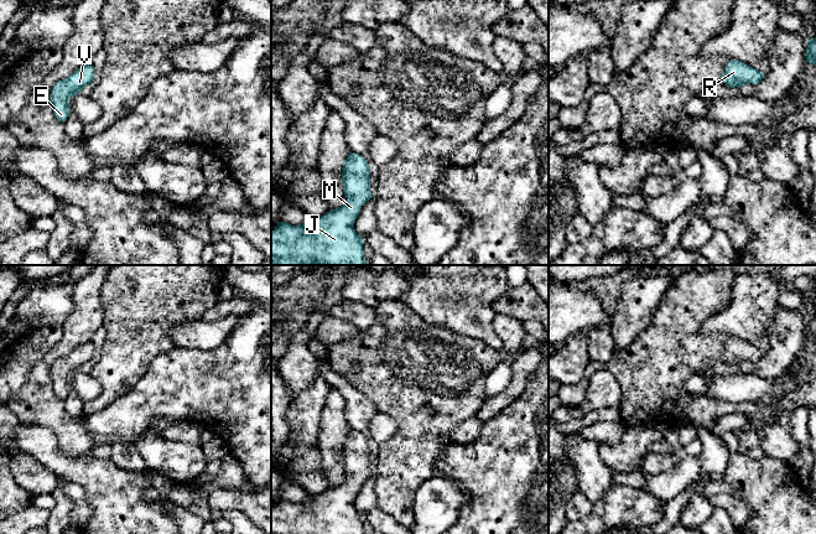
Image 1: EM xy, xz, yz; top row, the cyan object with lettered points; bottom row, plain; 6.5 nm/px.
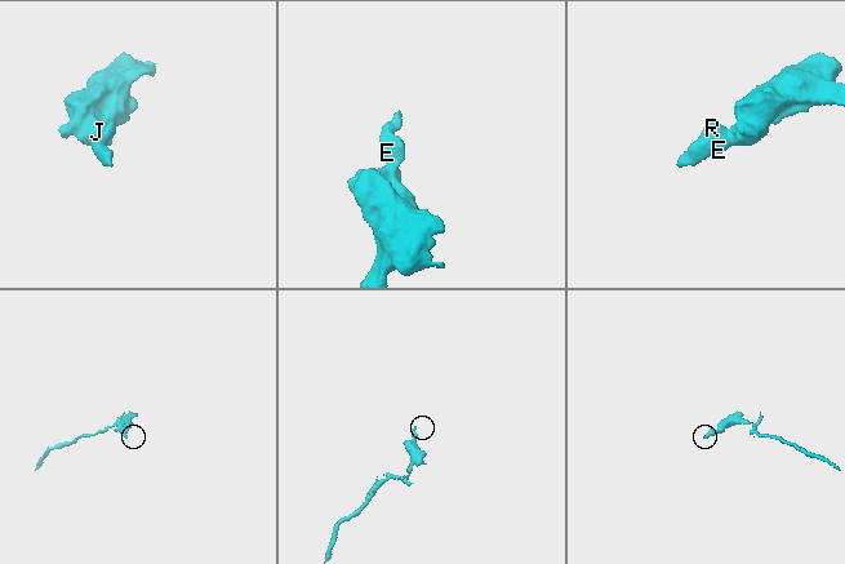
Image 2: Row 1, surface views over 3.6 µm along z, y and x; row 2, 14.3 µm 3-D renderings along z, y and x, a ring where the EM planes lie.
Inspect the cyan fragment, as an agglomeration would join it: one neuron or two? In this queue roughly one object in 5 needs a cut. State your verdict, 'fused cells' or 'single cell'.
single cell

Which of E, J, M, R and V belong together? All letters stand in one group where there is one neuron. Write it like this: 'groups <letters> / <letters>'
groups E J M R V

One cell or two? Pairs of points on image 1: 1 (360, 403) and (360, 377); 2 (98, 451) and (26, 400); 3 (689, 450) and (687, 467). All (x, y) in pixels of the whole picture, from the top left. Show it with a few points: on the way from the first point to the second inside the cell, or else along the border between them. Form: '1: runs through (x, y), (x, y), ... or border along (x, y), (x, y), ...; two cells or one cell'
1: border along (338, 373), (355, 389), (362, 392), (379, 410); two cells
2: border along (95, 444), (88, 452); two cells
3: border along (698, 455), (684, 457), (664, 472); two cells

